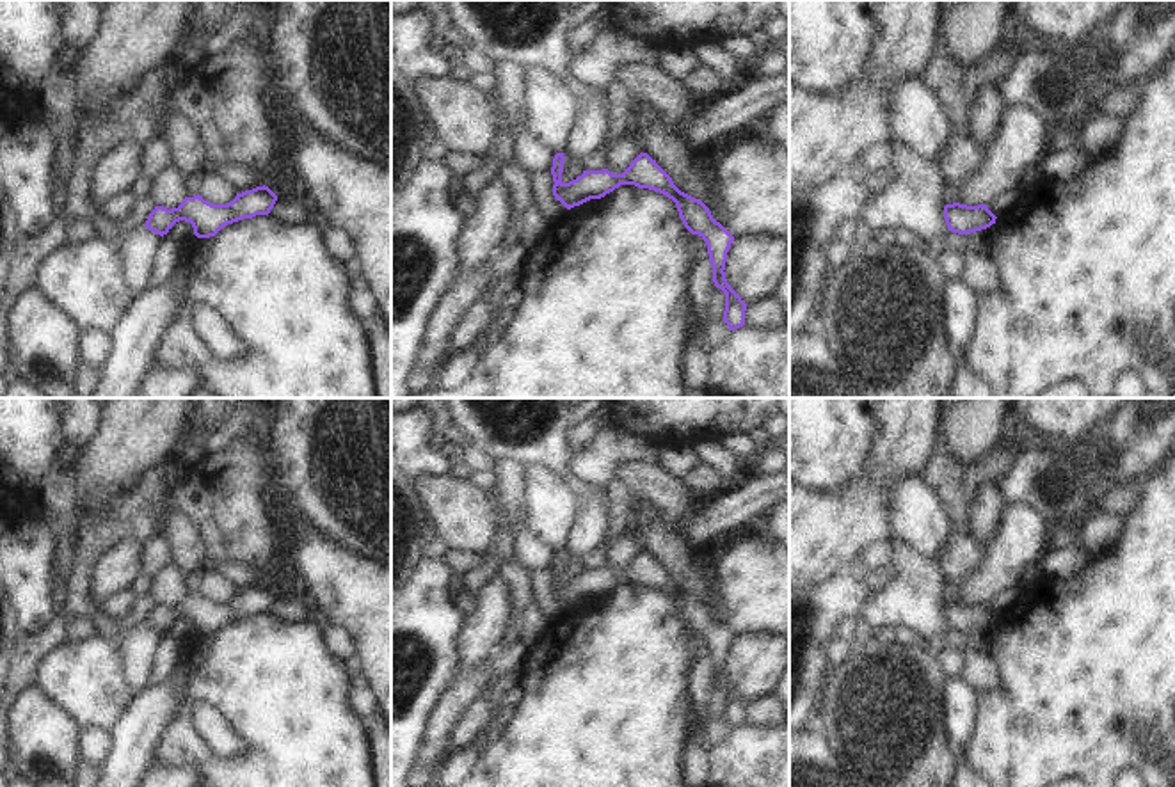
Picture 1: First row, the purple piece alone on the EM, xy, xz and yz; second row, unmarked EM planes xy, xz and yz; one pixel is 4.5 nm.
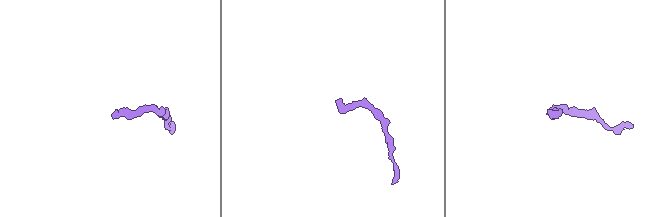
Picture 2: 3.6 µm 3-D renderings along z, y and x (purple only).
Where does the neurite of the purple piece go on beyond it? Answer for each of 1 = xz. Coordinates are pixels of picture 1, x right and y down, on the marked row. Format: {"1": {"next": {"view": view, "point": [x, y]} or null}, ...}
{"1": {"next": null}}

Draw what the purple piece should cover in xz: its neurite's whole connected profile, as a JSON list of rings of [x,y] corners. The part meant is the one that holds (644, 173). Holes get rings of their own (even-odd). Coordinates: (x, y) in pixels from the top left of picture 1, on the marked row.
[[[556,153],[553,158],[551,174],[555,181],[553,195],[567,210],[590,199],[601,199],[620,185],[649,188],[672,199],[684,227],[691,235],[699,235],[707,245],[707,254],[713,266],[713,282],[725,293],[723,322],[731,330],[745,325],[747,304],[731,288],[723,272],[727,252],[734,242],[734,236],[713,219],[709,208],[702,201],[681,192],[674,185],[672,178],[647,153],[640,153],[622,174],[613,174],[608,169],[583,171],[581,176],[569,183],[562,181],[564,162],[564,153]]]

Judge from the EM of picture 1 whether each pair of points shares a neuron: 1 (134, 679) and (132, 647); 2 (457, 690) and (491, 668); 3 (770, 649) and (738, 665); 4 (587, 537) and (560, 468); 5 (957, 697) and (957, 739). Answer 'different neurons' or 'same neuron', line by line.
1: same neuron
2: same neuron
3: same neuron
4: same neuron
5: same neuron

